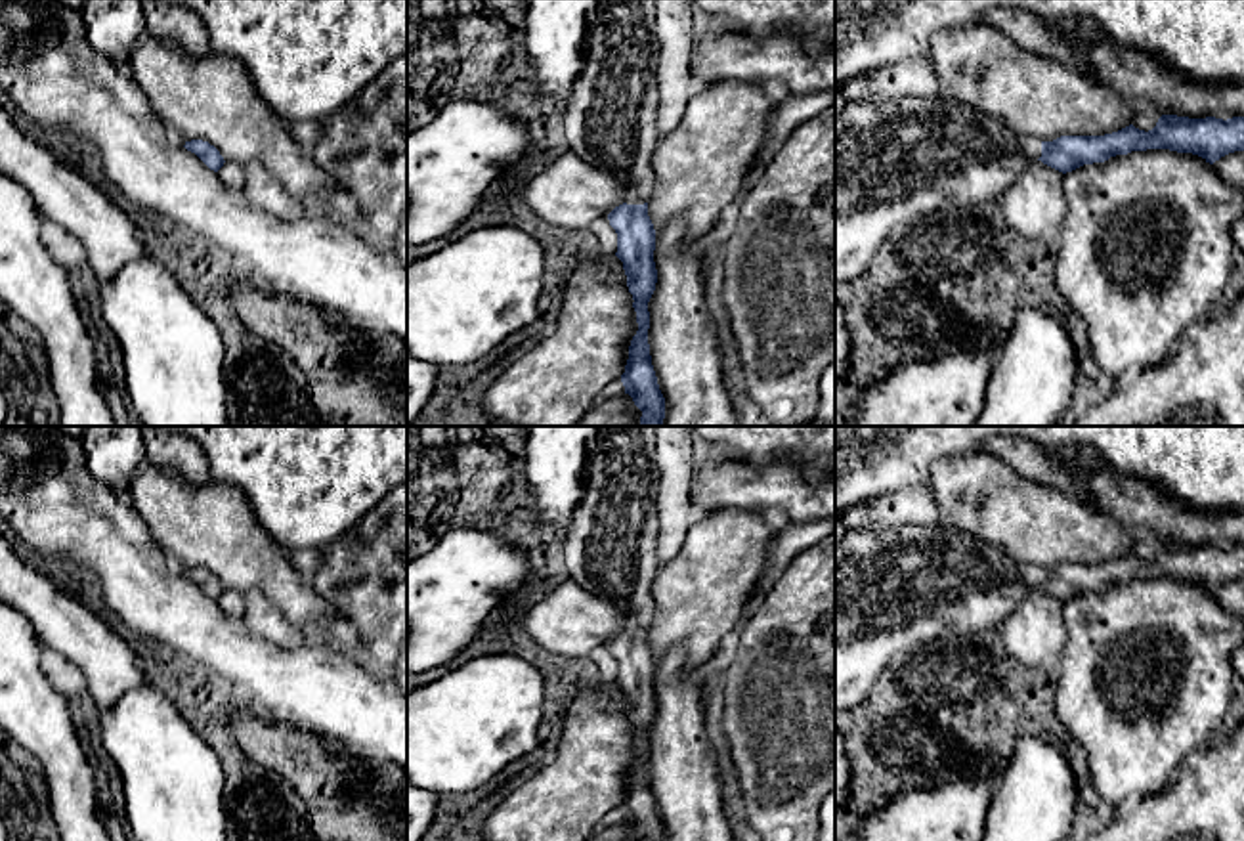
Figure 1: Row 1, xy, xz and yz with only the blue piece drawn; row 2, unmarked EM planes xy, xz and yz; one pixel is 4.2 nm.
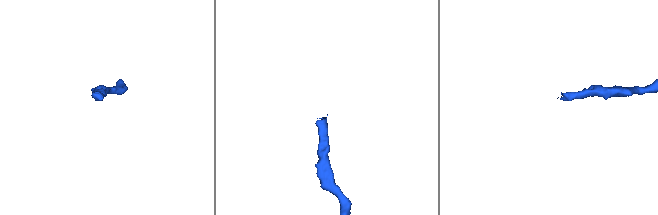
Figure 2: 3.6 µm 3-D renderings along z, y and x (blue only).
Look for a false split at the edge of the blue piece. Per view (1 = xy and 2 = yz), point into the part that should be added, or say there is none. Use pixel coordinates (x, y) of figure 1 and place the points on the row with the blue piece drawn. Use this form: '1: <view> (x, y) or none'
1: none
2: yz (895, 161)

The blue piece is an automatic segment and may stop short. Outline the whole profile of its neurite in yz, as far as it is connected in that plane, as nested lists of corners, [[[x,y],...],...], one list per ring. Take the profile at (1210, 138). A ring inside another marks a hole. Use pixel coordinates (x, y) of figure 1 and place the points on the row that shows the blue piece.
[[[946,90],[934,97],[845,101],[845,109],[835,117],[835,283],[850,283],[862,275],[894,227],[933,212],[976,208],[996,201],[1028,161],[1038,159],[1066,174],[1083,164],[1147,149],[1192,153],[1213,164],[1229,153],[1244,151],[1244,117],[1223,120],[1162,115],[1148,132],[1129,124],[1105,136],[1040,141],[955,101]]]

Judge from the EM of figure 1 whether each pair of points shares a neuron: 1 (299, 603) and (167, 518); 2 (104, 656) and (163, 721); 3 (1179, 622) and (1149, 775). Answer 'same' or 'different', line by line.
1: same
2: different
3: same

